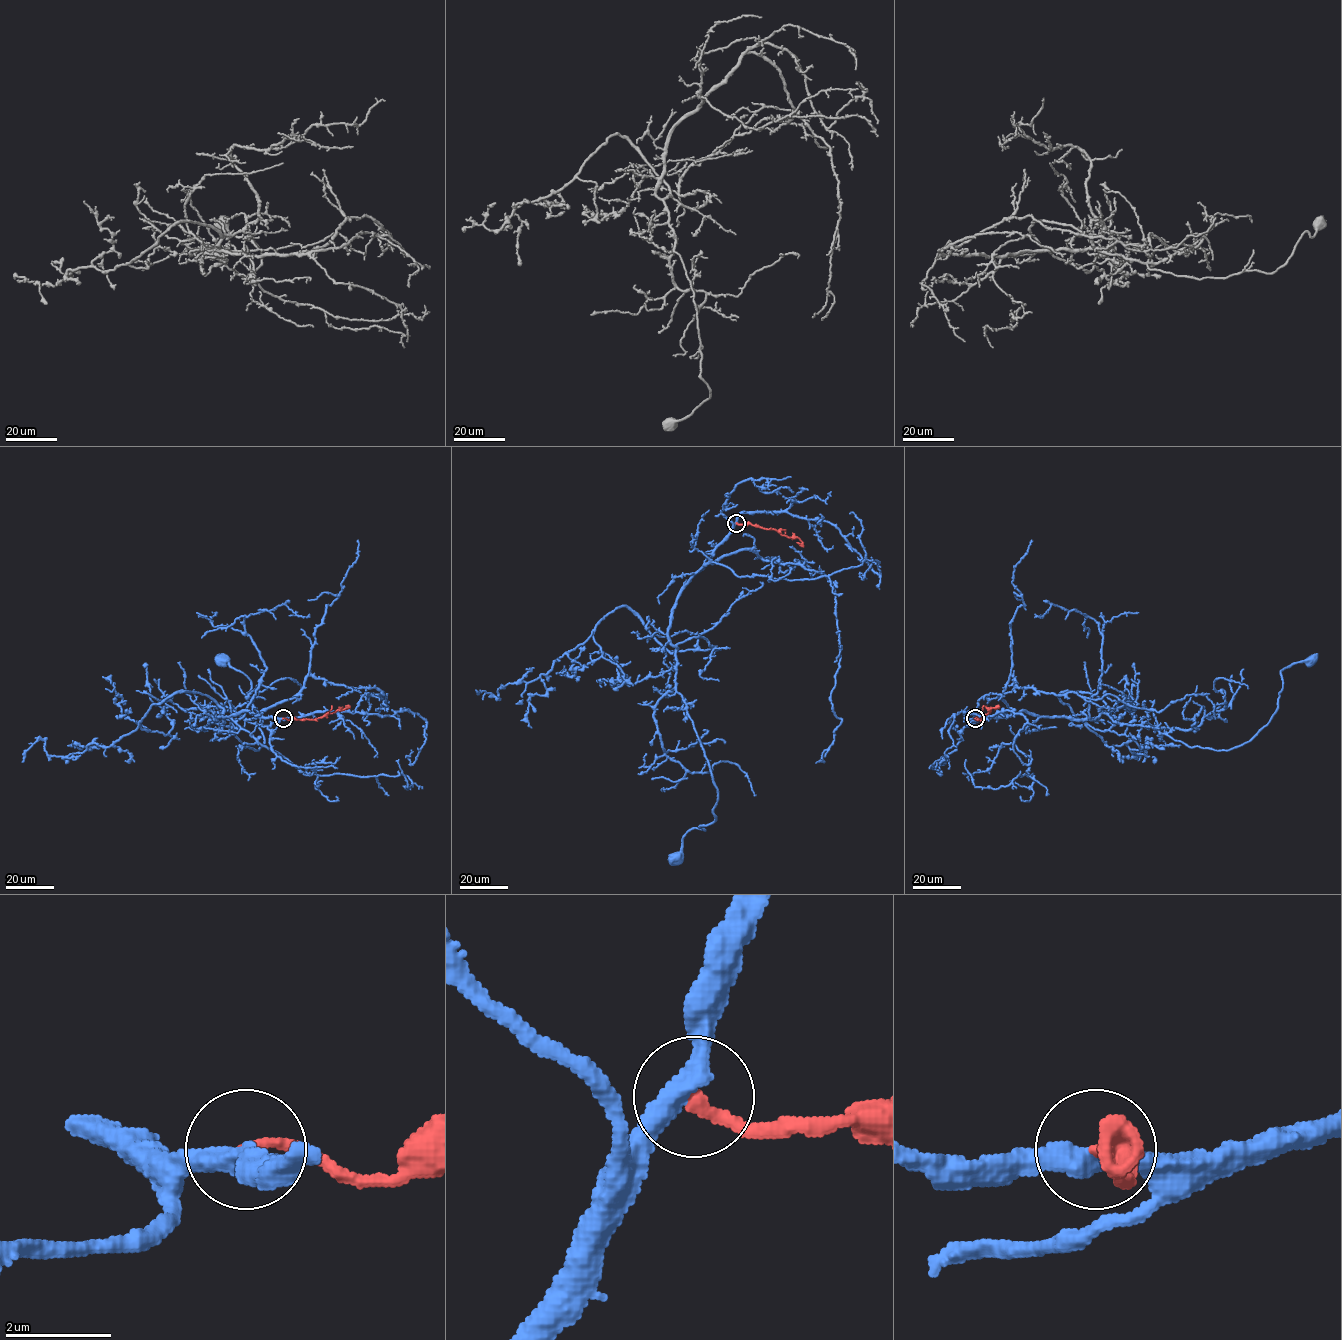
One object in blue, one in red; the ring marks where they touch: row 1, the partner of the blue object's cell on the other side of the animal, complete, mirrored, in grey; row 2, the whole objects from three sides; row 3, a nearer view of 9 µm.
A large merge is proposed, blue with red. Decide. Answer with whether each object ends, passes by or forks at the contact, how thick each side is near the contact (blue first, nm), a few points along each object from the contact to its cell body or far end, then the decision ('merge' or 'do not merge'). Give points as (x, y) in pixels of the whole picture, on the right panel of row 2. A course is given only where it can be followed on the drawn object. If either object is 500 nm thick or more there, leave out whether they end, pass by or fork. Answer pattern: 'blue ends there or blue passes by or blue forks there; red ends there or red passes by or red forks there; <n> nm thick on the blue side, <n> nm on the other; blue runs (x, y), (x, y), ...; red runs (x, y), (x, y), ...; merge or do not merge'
blue passes by; red ends there; 400 nm thick on the blue side, 240 nm on the other; blue runs (975, 718), (1106, 713), (1190, 747), (1230, 750), (1269, 722), (1283, 688), (1280, 672), (1310, 660); red runs (975, 718), (981, 719), (989, 710), (995, 709); do not merge

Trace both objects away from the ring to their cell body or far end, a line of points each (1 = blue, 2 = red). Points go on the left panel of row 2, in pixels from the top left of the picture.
1: (283, 718), (214, 719), (222, 713), (245, 747), (263, 744), (251, 681), (220, 660)
2: (283, 718), (311, 719), (343, 709)

